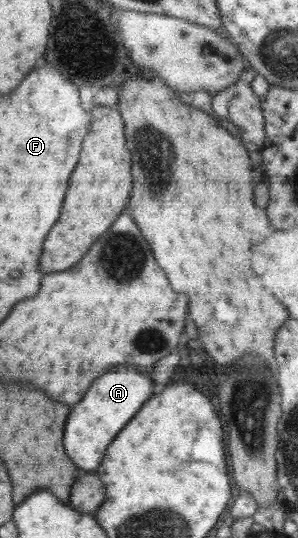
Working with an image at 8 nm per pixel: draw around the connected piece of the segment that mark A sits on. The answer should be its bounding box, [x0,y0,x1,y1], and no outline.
[63,370,154,472]

